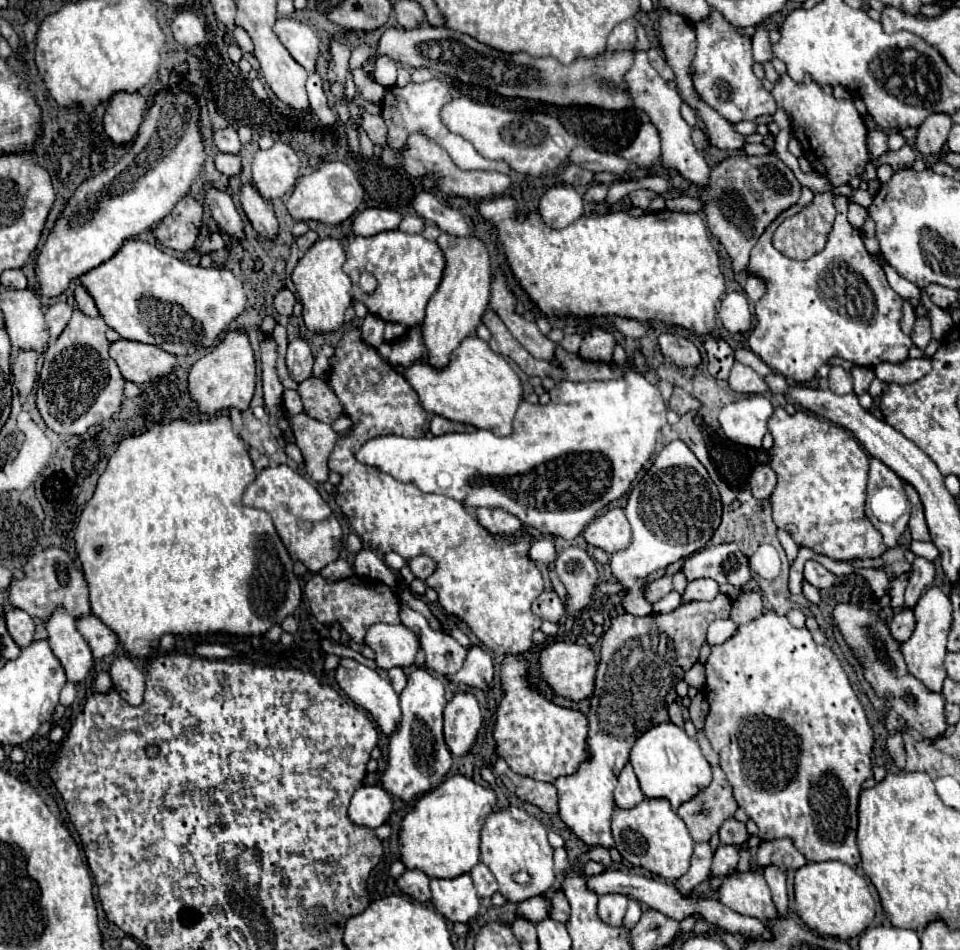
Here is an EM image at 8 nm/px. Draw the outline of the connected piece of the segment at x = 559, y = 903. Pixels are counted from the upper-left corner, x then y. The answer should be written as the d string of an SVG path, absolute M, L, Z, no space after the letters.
M554 890L548 900L550 900L548 916L552 920L556 920L556 922L566 922L568 920L568 912L570 912L570 904L568 904L564 892L562 890Z

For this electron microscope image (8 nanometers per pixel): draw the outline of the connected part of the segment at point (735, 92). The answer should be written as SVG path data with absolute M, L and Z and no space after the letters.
M710 8L708 18L694 22L694 30L696 30L696 56L692 60L692 80L702 100L732 124L744 120L756 120L758 116L764 114L774 114L776 112L774 96L768 90L764 90L762 80L758 80L752 70L754 58L750 36L740 34L738 28L732 26L714 8Z

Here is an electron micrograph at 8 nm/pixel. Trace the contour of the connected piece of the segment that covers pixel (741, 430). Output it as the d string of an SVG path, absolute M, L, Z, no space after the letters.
M754 394L732 404L726 404L720 412L720 426L724 434L742 446L760 448L762 438L768 432L768 420L774 412L772 402L762 396Z

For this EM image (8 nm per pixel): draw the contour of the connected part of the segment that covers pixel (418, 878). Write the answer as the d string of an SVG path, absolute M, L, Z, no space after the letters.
M406 870L400 878L398 878L398 886L404 894L408 894L410 898L428 904L432 894L430 894L430 878L420 872L420 870Z

